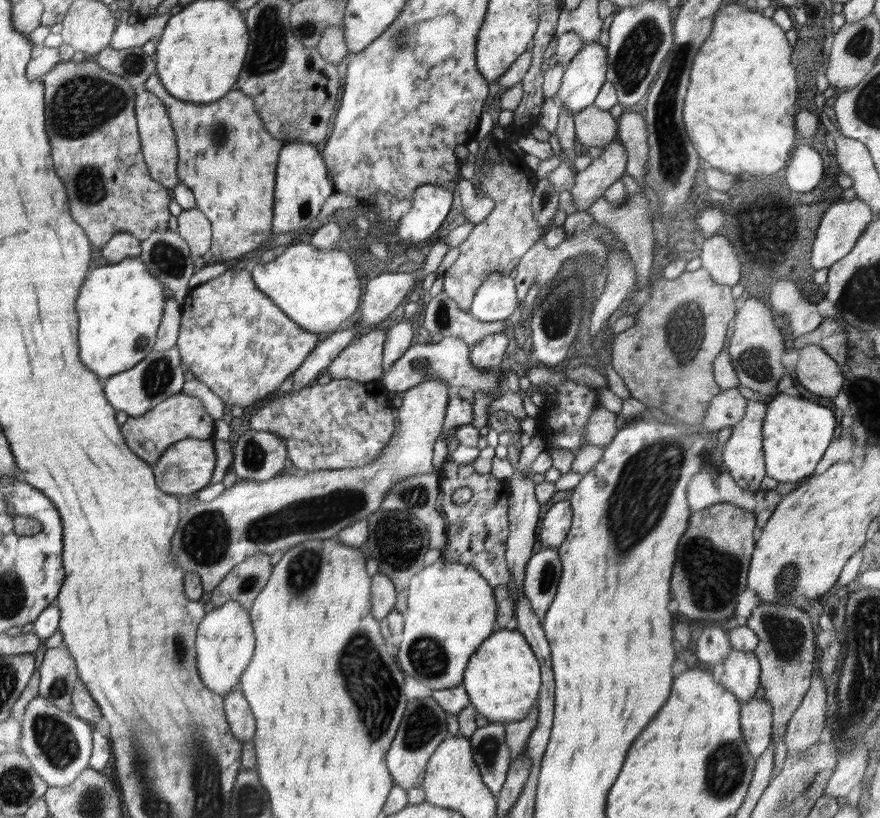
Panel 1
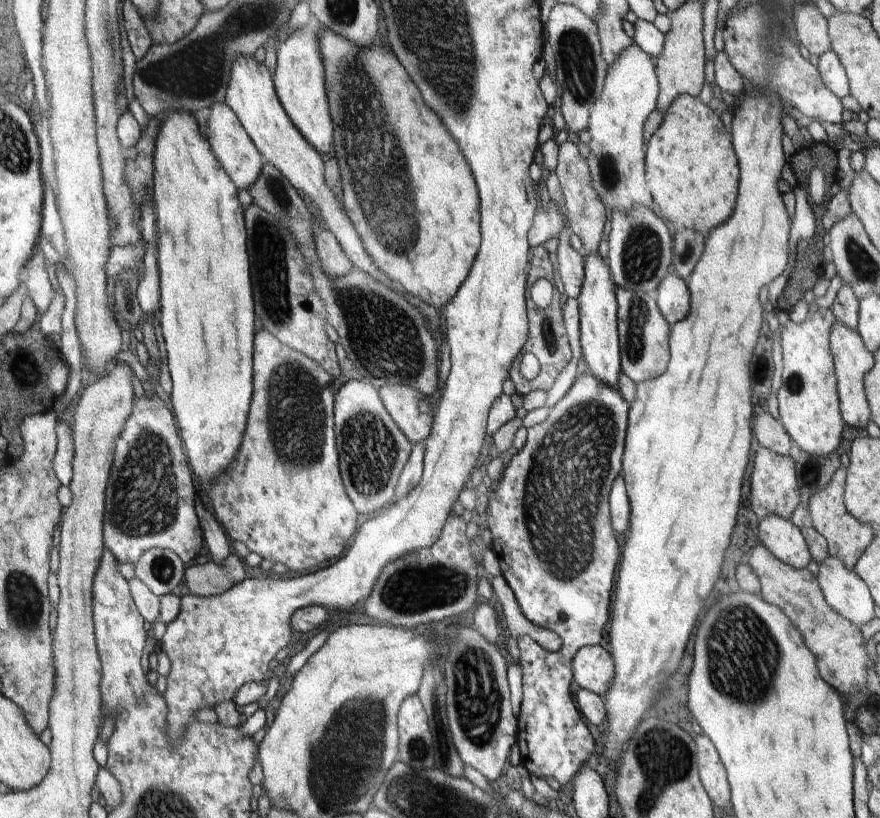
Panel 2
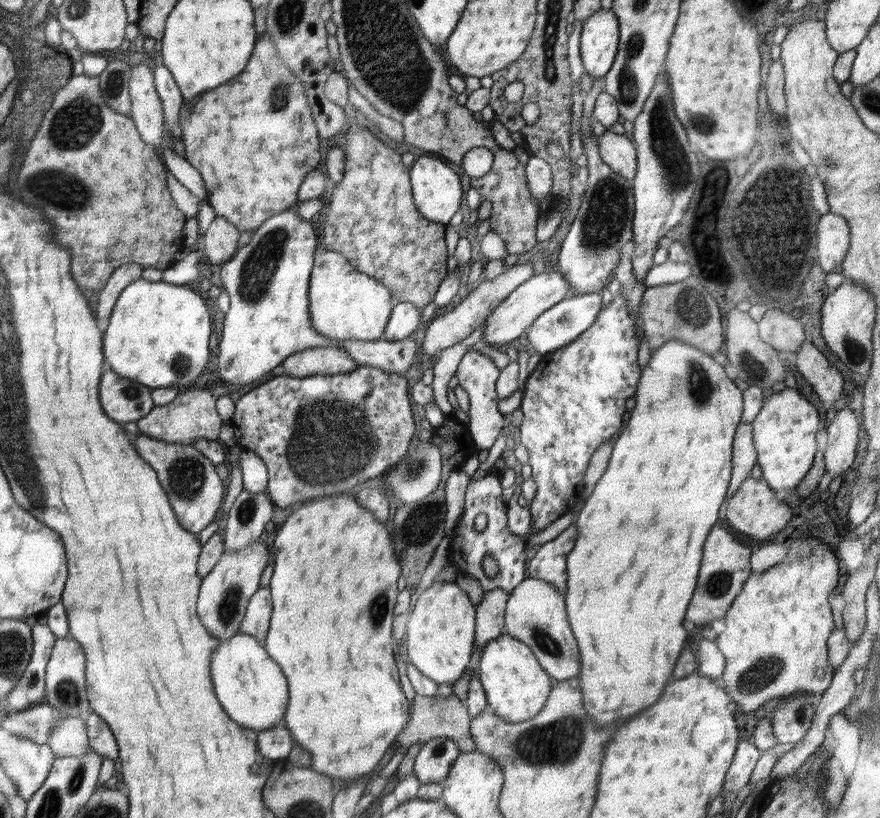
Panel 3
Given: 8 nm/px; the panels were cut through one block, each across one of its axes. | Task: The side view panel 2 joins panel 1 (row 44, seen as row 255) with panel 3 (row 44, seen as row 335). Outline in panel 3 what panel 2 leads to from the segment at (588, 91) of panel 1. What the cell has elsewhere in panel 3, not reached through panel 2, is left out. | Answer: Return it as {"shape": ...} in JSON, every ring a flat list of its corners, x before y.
{"shape":[[597,10,583,22,581,28,579,54,585,76,591,76,593,80,605,78,617,56,617,46,619,46,619,26,615,14,611,10,609,12]]}

